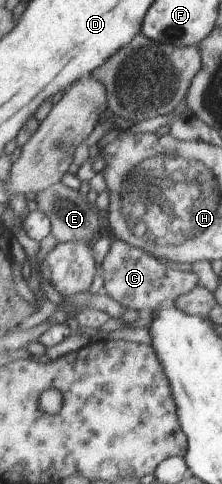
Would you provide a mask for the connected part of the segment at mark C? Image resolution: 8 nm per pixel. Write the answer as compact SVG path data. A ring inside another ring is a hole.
M117 239L111 243L110 251L101 265L105 277L102 292L141 314L152 313L159 308L174 304L184 294L192 292L199 283L197 273L165 267L163 263L159 263L159 258L147 250Z

